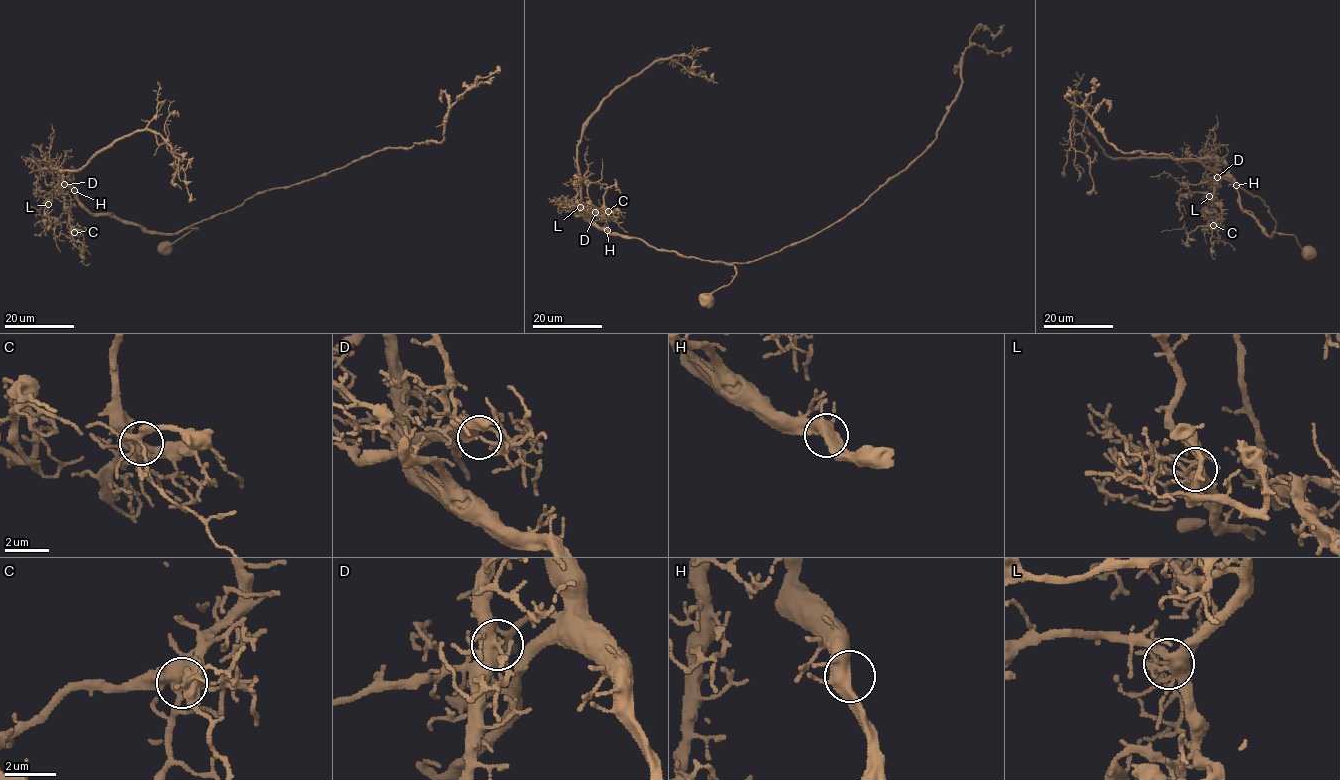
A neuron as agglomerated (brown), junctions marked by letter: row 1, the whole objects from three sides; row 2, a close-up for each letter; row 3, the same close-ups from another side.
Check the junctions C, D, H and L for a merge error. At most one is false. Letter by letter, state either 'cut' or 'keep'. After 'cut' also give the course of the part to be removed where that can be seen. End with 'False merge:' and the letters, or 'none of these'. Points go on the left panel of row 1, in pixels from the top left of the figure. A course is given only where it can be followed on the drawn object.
C: keep
D: keep
H: keep
L: keep
False merge: none of these

